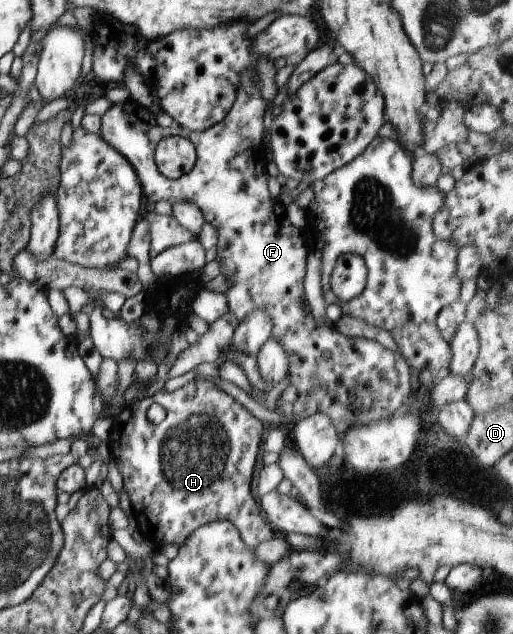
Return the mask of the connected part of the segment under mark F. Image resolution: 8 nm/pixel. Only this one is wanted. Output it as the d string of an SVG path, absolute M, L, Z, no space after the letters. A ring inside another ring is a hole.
M243 72L239 76L239 84L236 87L235 102L227 116L204 131L189 131L181 128L181 125L176 122L171 127L161 127L155 121L156 115L131 97L124 102L113 103L101 118L101 138L131 163L139 177L141 190L143 189L149 201L165 200L172 205L177 202L195 204L203 213L204 221L217 228L219 234L216 260L221 274L224 274L229 281L229 287L225 292L229 310L212 322L209 330L203 336L199 336L195 344L189 344L188 348L178 354L169 370L168 377L181 376L194 370L203 362L215 362L220 358L221 348L231 343L233 332L247 318L247 314L251 314L253 310L265 310L273 322L271 338L279 340L283 348L287 350L287 356L290 356L288 379L289 384L297 390L293 412L299 419L315 416L318 412L327 414L335 424L371 422L393 417L396 410L408 402L415 390L415 372L412 371L401 352L386 349L375 339L345 336L339 332L335 324L329 324L327 318L324 324L317 322L311 310L305 307L303 278L305 278L305 266L311 241L304 228L291 224L290 218L282 209L281 202L279 199L274 199L268 189L267 165L269 161L263 144L265 130L263 122L268 102L263 100L257 72ZM174 136L187 138L193 142L198 159L191 172L179 179L168 179L159 172L154 161L154 154L163 138Z

